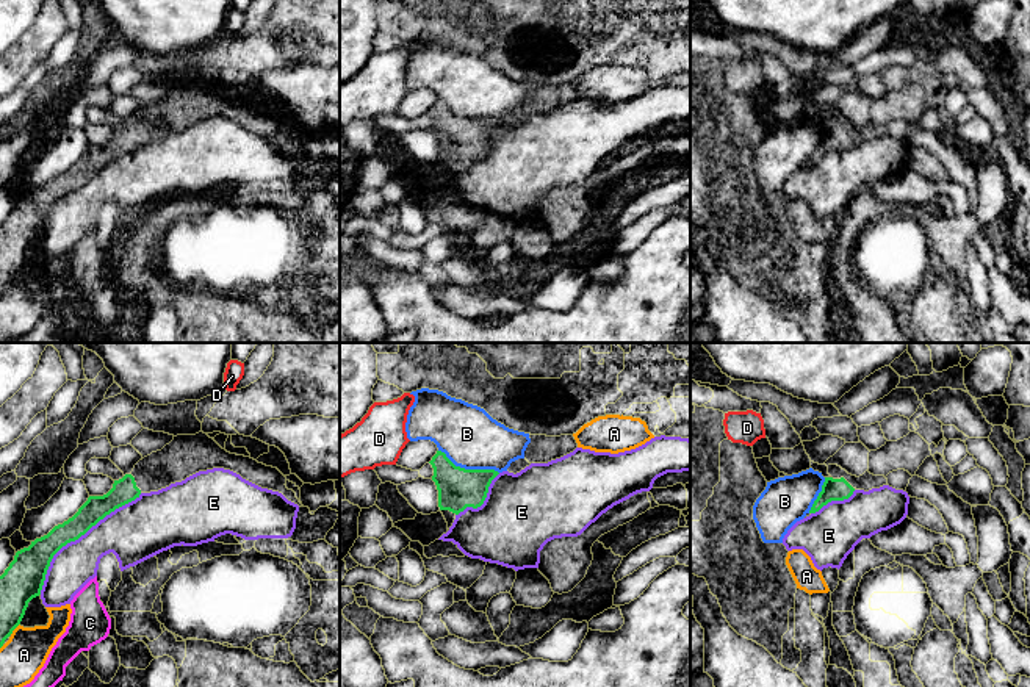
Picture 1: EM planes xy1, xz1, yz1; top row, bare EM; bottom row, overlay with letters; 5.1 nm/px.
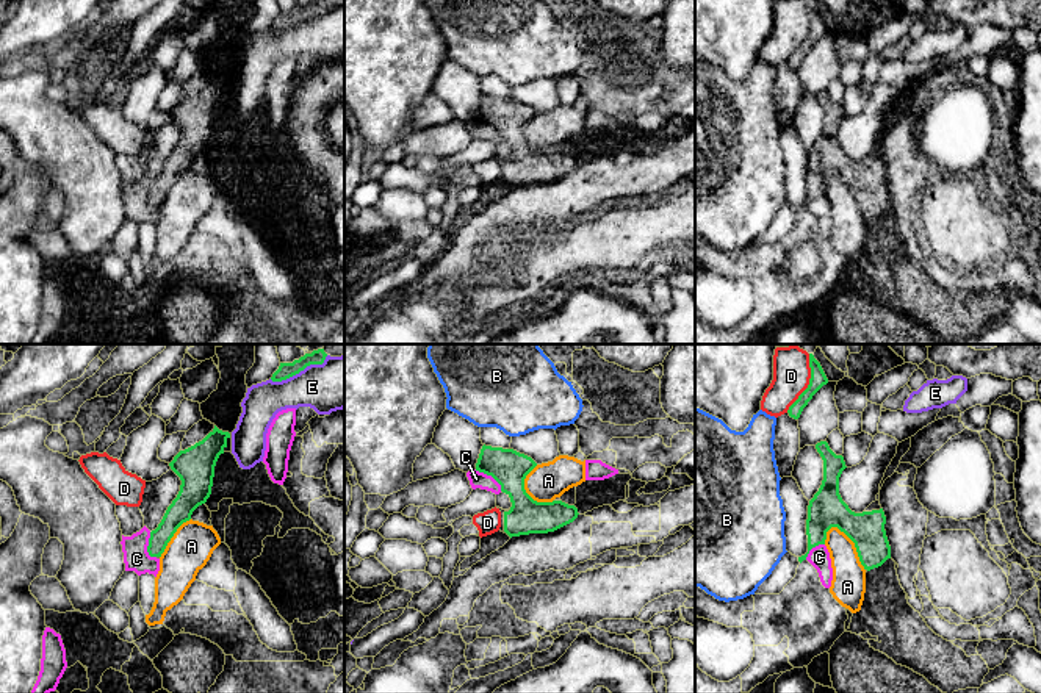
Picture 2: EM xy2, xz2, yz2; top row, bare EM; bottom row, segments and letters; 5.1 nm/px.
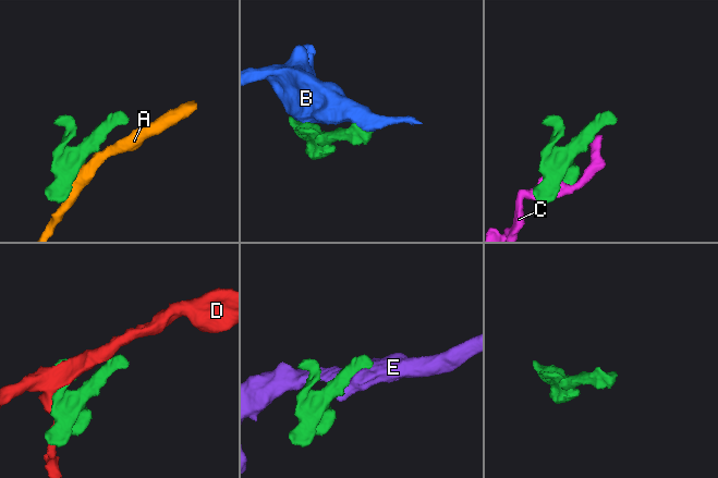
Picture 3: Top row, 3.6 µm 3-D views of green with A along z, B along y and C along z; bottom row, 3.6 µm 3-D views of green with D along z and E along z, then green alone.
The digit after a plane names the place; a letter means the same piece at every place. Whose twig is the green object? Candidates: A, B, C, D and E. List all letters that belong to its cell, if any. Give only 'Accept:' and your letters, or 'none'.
Accept: none

